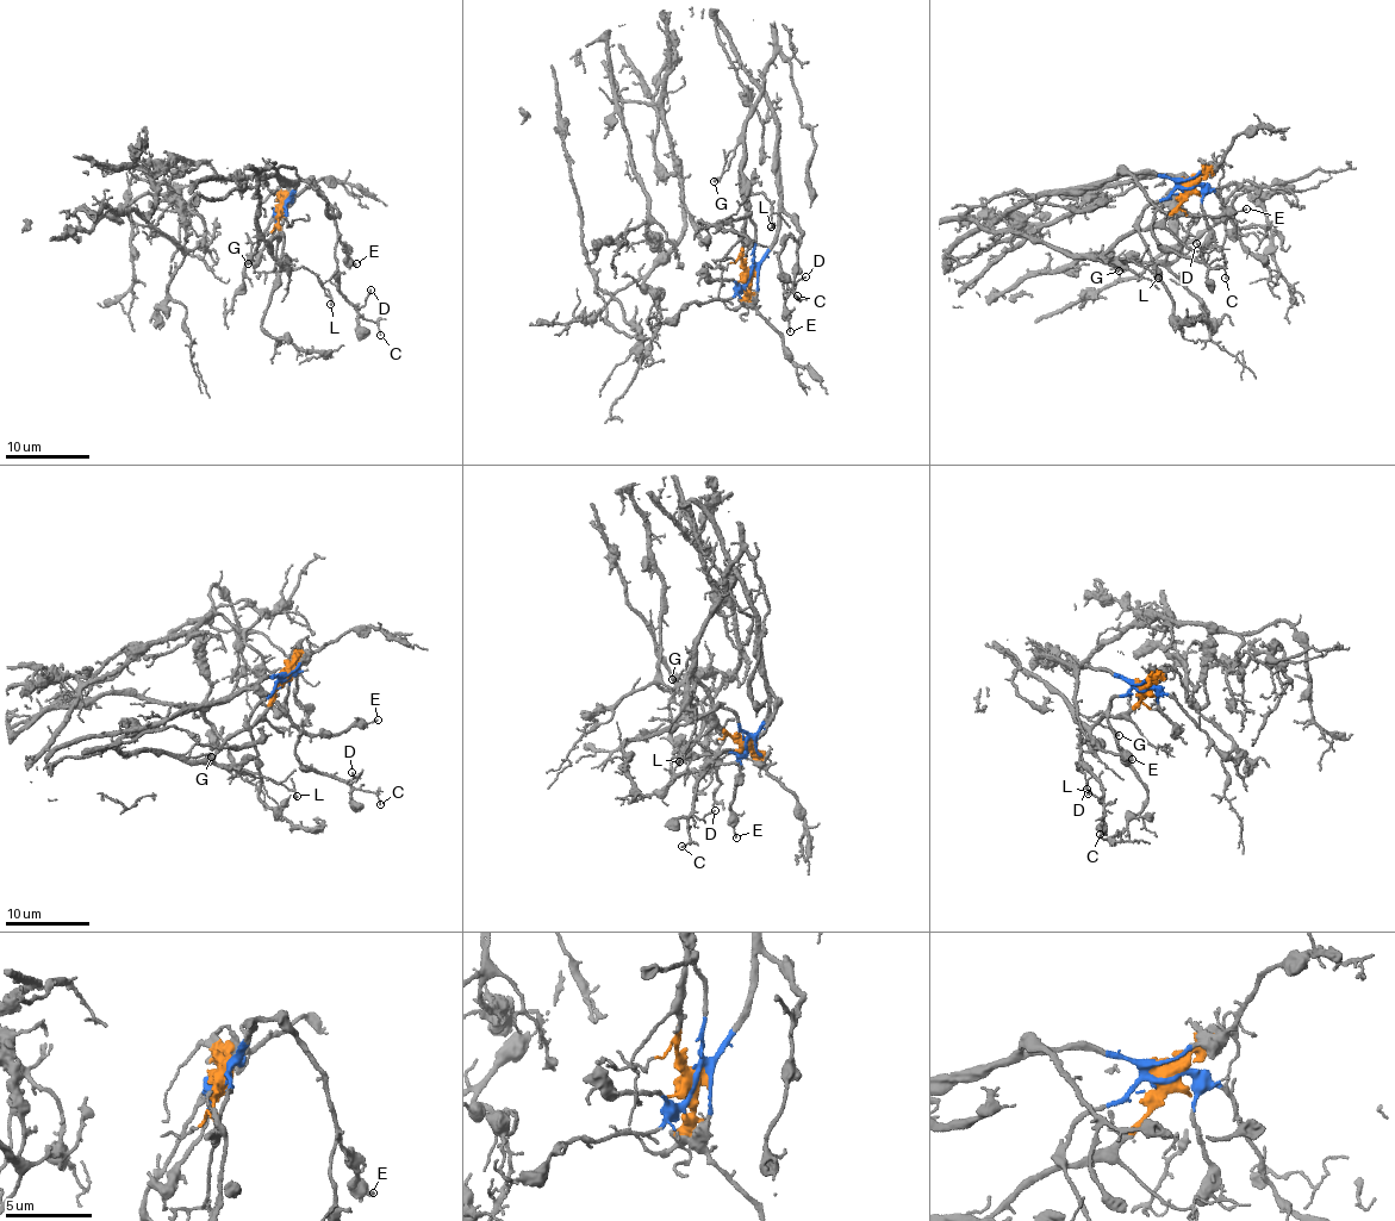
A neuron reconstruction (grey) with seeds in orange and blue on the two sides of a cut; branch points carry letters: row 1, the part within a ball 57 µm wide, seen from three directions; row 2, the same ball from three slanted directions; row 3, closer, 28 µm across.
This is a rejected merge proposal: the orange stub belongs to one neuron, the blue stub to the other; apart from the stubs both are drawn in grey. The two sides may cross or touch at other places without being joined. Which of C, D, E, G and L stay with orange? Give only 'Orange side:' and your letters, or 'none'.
Orange side: G, L

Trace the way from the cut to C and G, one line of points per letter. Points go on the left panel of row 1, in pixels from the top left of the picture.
C: (285, 209), (297, 180), (301, 179), (325, 197), (337, 230), (337, 286), (362, 315), (374, 322), (381, 335)
G: (285, 209), (280, 216), (280, 236), (275, 234), (269, 249), (262, 240), (257, 241), (249, 263)

